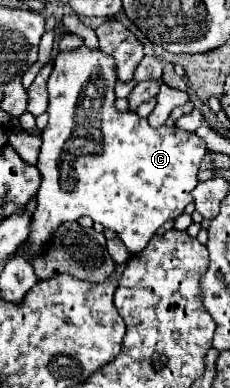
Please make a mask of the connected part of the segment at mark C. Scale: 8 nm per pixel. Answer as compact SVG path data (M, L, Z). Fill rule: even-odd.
M83 46L75 52L61 52L55 58L47 82L49 124L41 134L43 146L37 162L43 182L37 192L37 210L27 238L31 256L45 248L61 222L73 222L81 216L89 216L93 222L111 228L131 254L139 254L167 220L175 220L183 214L185 206L193 202L191 190L197 186L197 170L207 150L205 142L195 132L185 132L175 126L151 128L147 120L137 114L117 112L113 106L115 82L115 62L101 50L89 50Z

